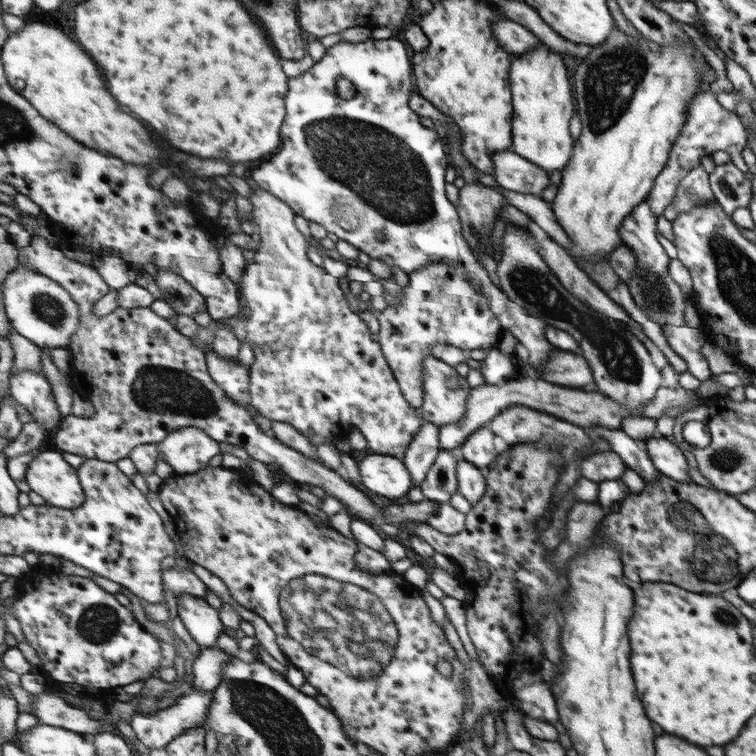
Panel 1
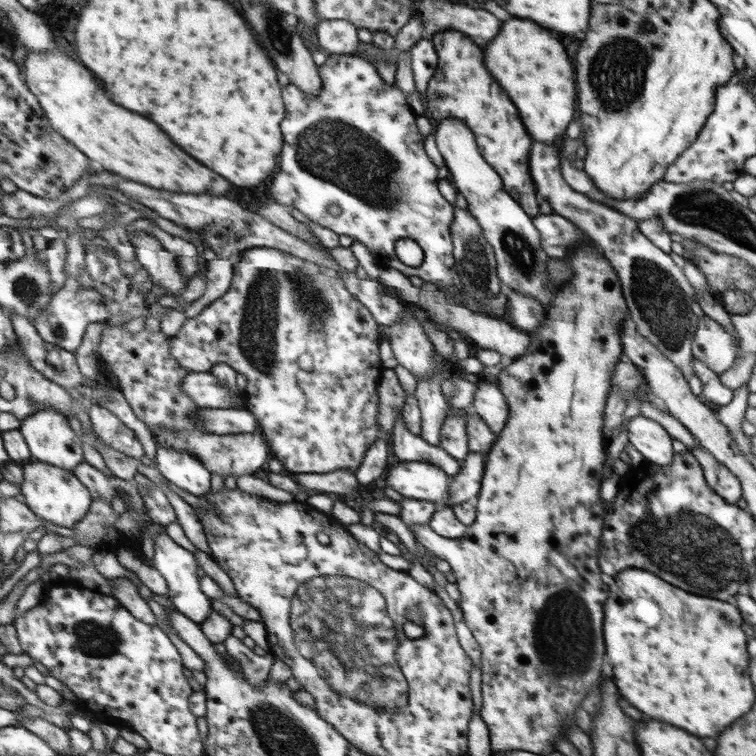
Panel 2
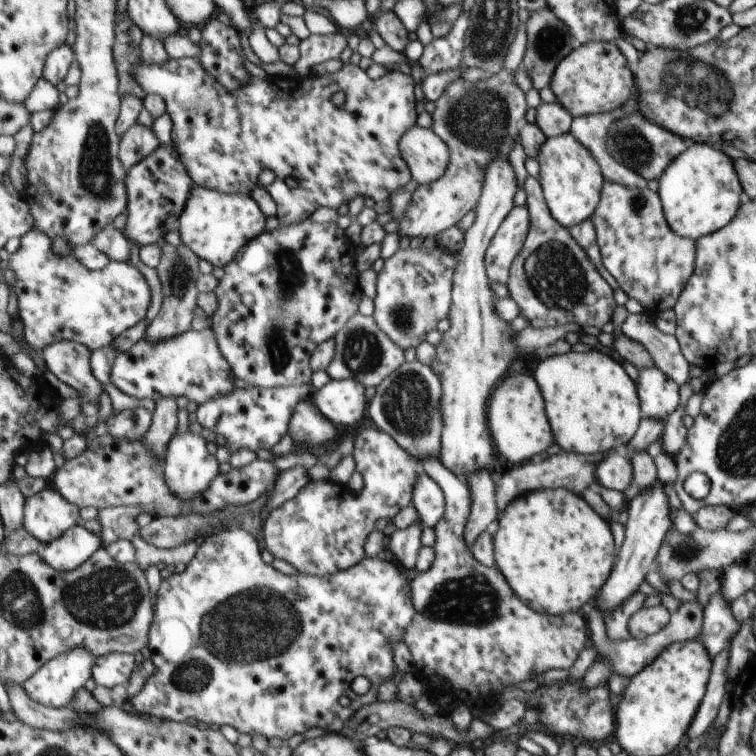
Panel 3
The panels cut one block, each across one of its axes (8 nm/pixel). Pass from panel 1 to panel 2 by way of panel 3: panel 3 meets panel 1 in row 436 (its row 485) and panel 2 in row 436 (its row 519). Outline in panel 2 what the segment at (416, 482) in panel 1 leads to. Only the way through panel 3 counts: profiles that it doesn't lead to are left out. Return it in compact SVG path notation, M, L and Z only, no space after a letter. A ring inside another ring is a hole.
M432 378L431 381L419 382L414 391L422 417L419 436L431 446L439 444L441 424L445 420L448 410L447 404L441 395L440 382L436 378Z

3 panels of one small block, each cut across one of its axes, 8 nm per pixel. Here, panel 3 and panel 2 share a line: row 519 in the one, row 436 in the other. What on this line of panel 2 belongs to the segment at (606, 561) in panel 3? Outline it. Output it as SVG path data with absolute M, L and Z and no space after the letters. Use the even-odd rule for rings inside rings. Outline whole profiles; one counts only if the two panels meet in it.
M594 244L577 246L571 250L564 260L571 267L571 278L568 282L561 284L557 290L557 296L543 311L543 324L535 330L527 331L529 335L529 346L527 352L515 358L511 363L502 367L499 374L494 378L498 389L503 393L507 401L507 420L503 428L497 433L496 439L484 462L483 474L480 480L480 489L475 496L473 505L475 518L471 524L466 526L465 532L458 539L446 539L434 530L430 529L428 523L423 525L407 526L414 538L425 548L434 554L437 559L444 560L455 577L454 584L457 585L460 598L458 606L462 618L469 628L473 639L480 648L480 695L481 707L479 716L485 723L489 732L489 746L492 754L499 754L505 750L531 750L533 754L545 755L555 751L555 738L561 736L561 720L551 720L547 714L551 714L553 708L561 710L561 714L573 714L573 706L587 695L591 686L601 684L601 656L603 656L603 638L601 638L601 620L603 620L603 602L607 598L607 586L601 582L601 572L597 568L597 550L599 550L599 534L601 534L601 500L599 500L599 482L601 482L601 466L603 466L603 446L601 446L601 426L603 426L603 402L612 383L615 364L619 362L621 352L624 313L627 312L626 300L622 294L621 280L618 272L610 265L610 262L596 248Z

